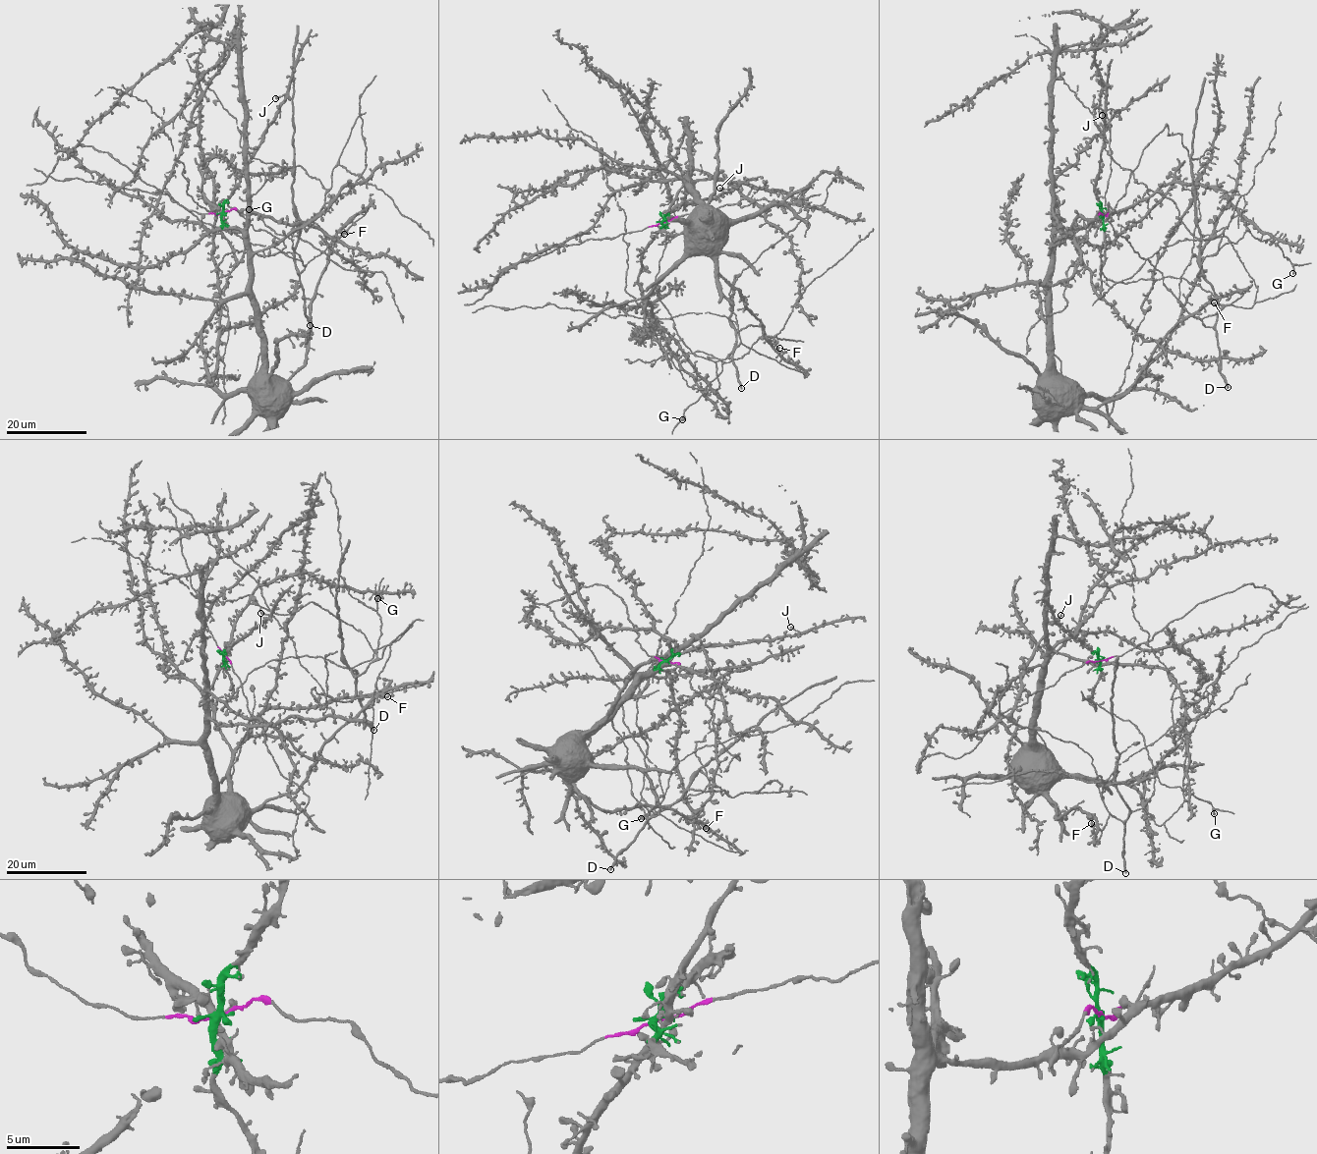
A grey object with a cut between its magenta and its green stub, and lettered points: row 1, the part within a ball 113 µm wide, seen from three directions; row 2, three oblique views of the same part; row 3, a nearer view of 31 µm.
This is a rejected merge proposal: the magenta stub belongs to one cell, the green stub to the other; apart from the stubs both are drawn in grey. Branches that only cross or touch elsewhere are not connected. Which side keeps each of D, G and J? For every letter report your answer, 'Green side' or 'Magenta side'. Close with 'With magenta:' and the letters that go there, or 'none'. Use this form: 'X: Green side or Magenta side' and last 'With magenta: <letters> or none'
D: Green side
G: Green side
J: Green side
With magenta: none

